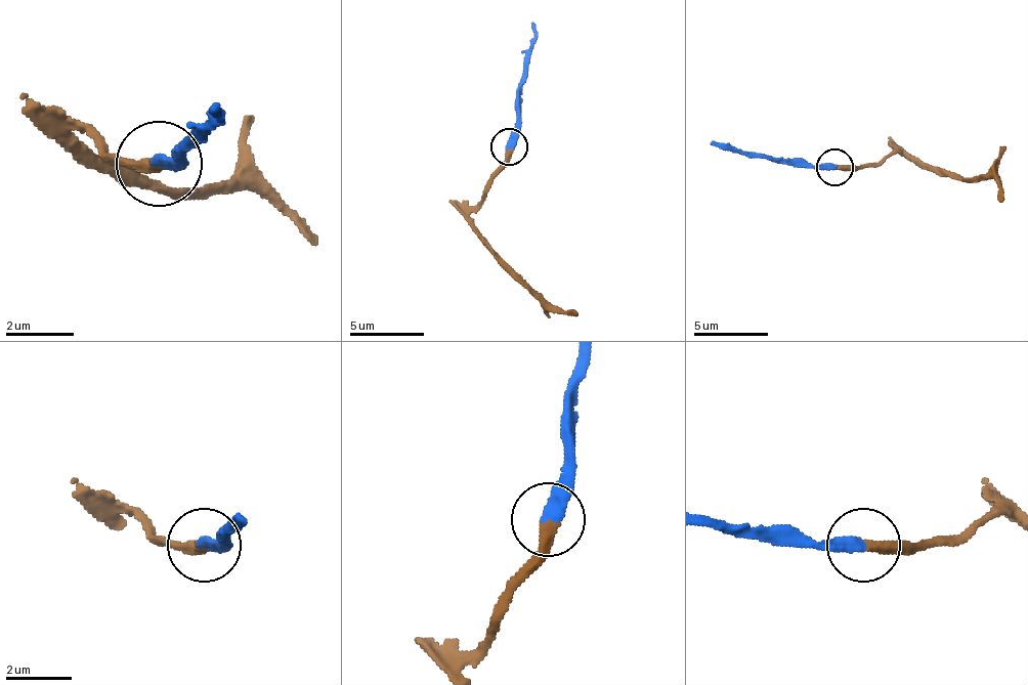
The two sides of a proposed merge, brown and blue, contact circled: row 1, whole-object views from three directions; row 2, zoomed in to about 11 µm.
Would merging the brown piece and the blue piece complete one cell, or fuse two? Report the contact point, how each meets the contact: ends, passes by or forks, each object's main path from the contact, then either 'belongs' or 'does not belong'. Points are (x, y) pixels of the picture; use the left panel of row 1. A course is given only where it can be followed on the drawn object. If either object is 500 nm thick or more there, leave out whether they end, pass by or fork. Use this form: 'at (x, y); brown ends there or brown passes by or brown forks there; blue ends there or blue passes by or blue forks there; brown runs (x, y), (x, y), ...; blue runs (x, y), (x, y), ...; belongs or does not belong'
at (159, 163); brown ends there; blue ends there; brown runs (157, 165), (88, 131), (80, 139), (157, 190), (259, 190), (319, 242); blue runs (157, 165), (174, 157), (216, 114), (208, 105); belongs

